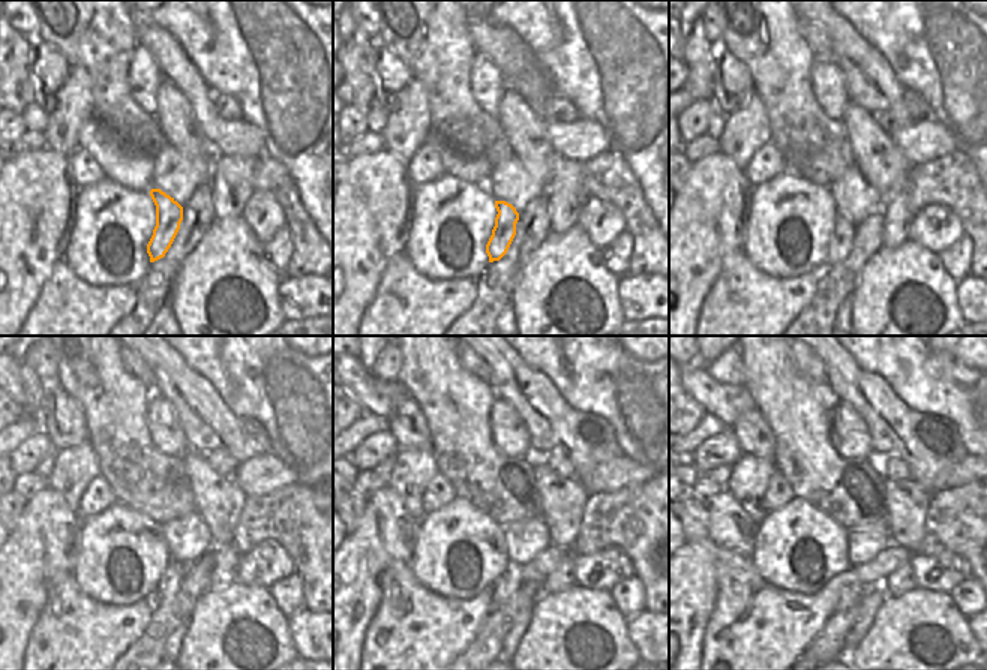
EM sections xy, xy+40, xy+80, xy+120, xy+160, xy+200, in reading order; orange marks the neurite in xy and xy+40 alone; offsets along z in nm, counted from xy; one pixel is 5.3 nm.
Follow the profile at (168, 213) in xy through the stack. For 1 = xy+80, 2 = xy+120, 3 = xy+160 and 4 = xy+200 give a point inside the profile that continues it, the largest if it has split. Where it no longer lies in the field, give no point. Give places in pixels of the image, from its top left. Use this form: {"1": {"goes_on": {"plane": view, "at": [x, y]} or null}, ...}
{"1": {"goes_on": {"plane": "xy+80", "at": [840, 243]}}, "2": {"goes_on": {"plane": "xy+120", "at": [168, 585]}}, "3": {"goes_on": {"plane": "xy+160", "at": [504, 586]}}, "4": {"goes_on": {"plane": "xy+200", "at": [849, 597]}}}

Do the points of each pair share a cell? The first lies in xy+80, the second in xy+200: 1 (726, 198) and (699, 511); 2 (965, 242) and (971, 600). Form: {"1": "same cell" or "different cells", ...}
{"1": "different cells", "2": "same cell"}

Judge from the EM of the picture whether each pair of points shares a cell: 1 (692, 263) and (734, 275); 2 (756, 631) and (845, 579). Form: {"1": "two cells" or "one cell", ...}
{"1": "two cells", "2": "one cell"}

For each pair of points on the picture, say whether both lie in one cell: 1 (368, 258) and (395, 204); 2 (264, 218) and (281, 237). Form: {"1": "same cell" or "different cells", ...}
{"1": "same cell", "2": "different cells"}

